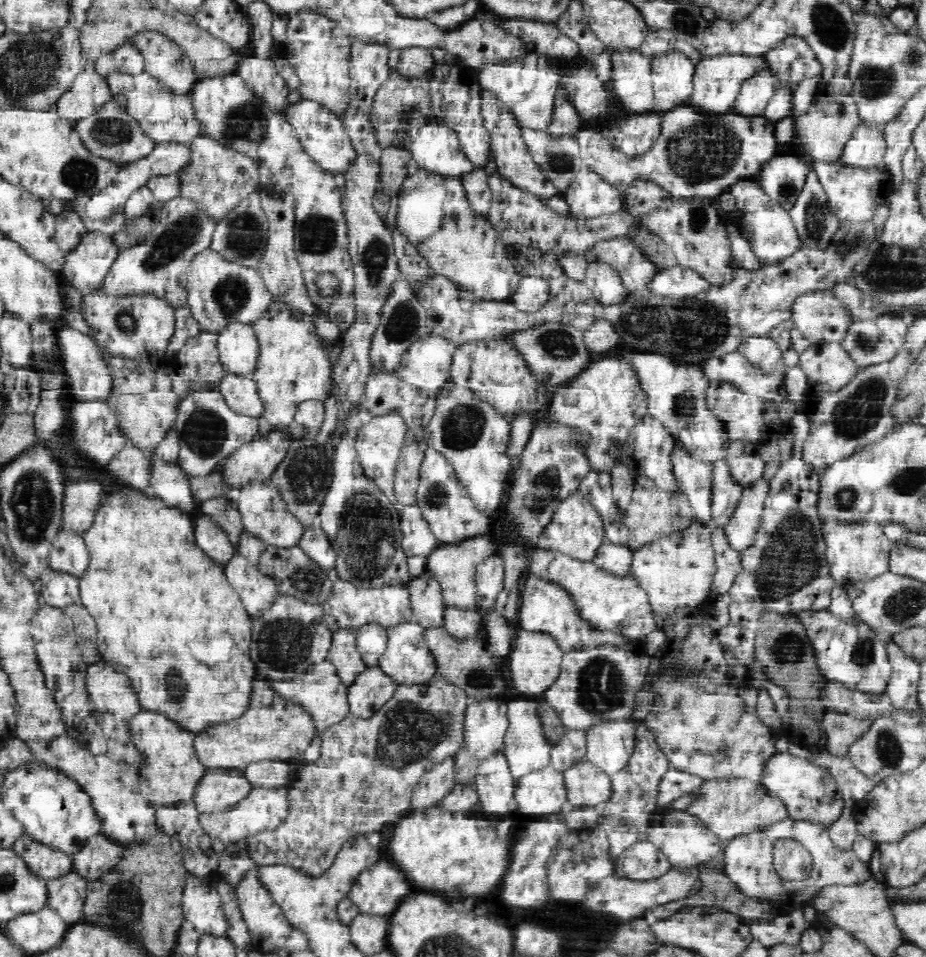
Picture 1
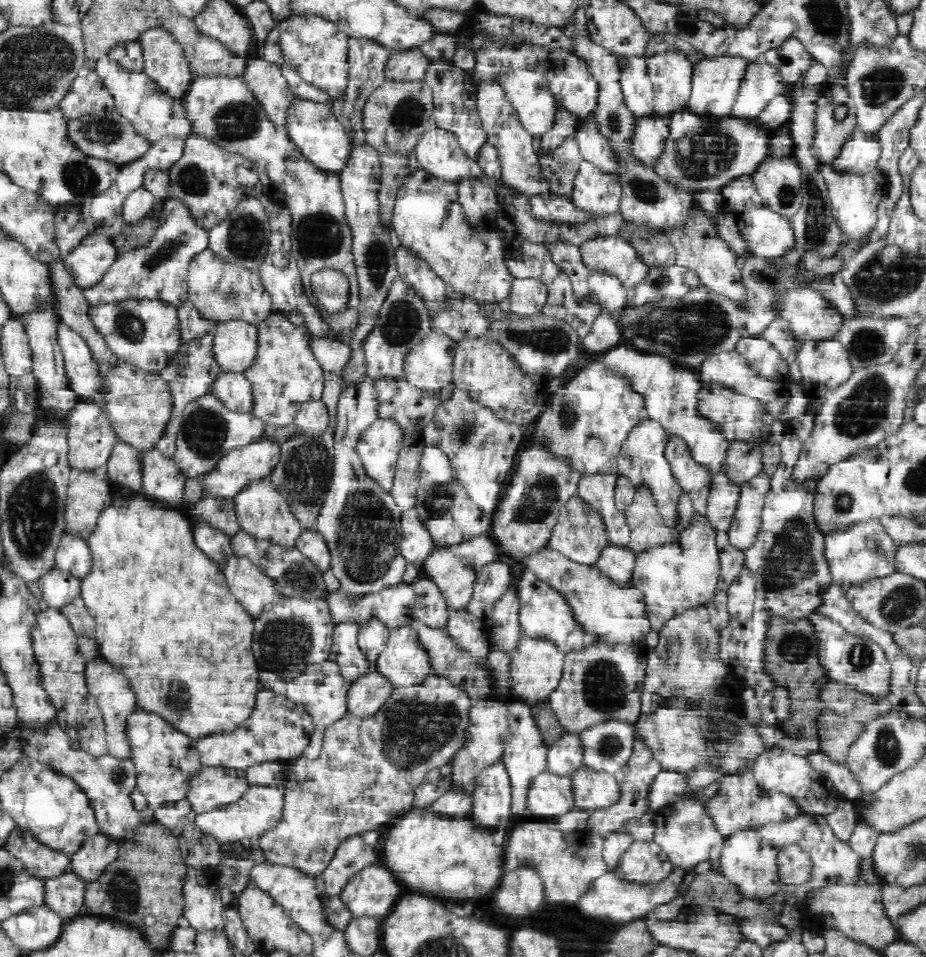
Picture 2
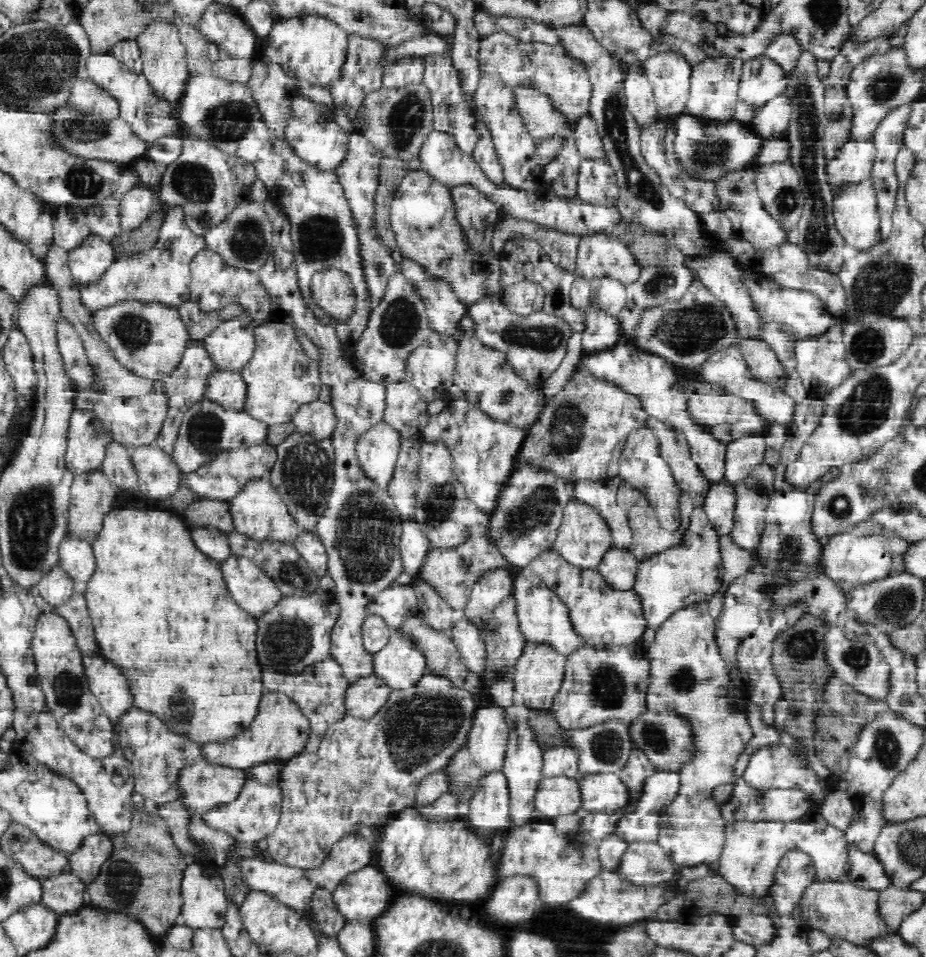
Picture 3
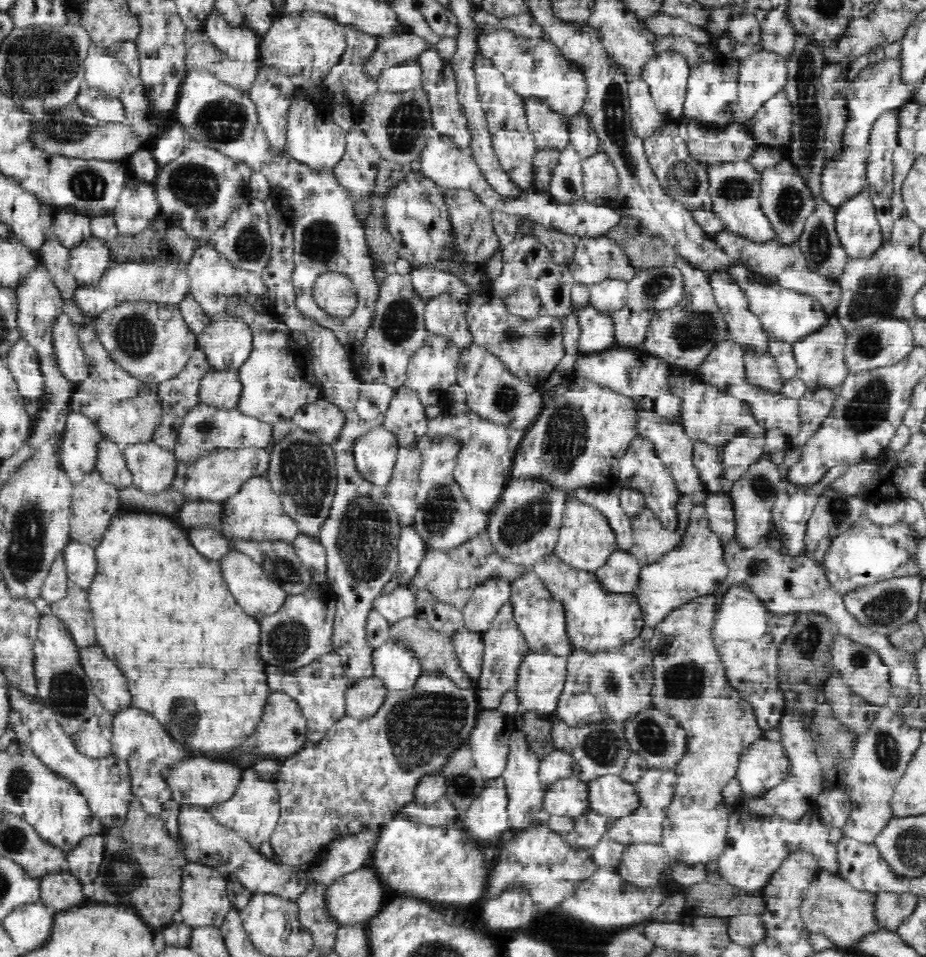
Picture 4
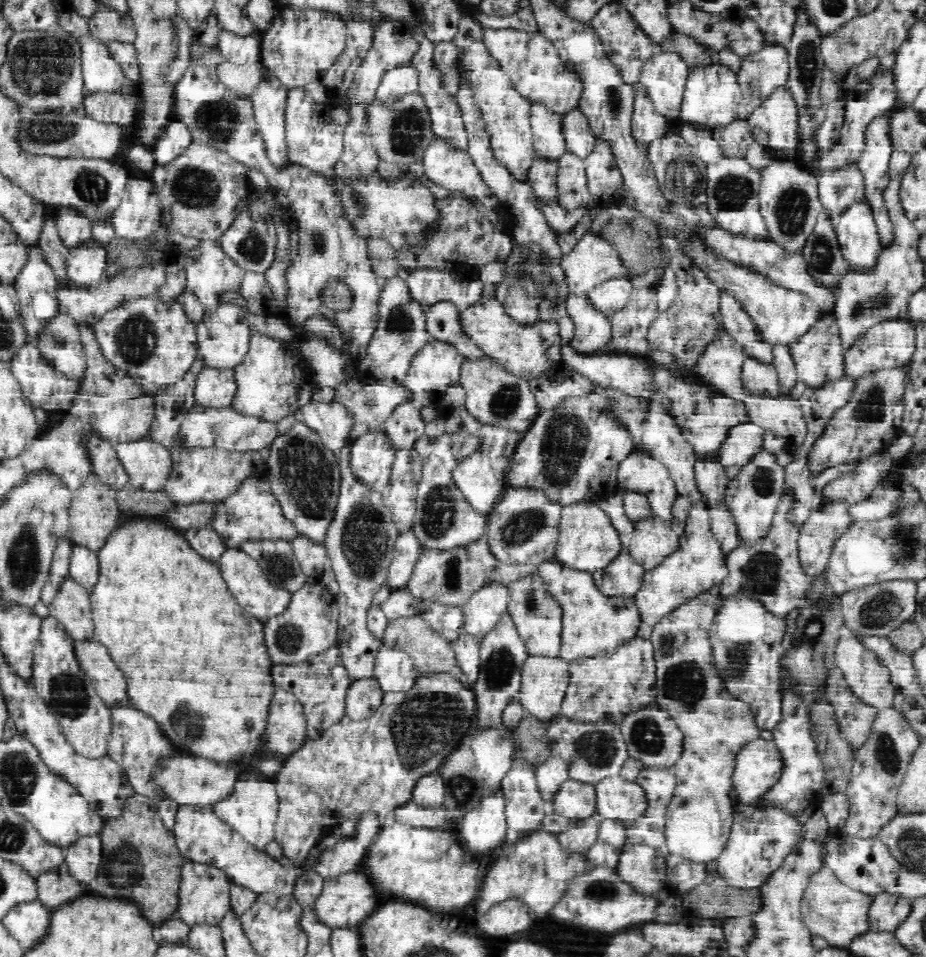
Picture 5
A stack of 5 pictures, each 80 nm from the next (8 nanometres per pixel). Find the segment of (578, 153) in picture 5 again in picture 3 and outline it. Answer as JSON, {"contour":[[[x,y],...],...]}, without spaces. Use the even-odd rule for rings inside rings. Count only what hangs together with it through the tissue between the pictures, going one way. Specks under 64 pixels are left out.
{"contour":[[[586,114],[581,116],[573,126],[573,138],[579,150],[582,160],[606,160],[606,153],[603,149],[596,123]]]}

